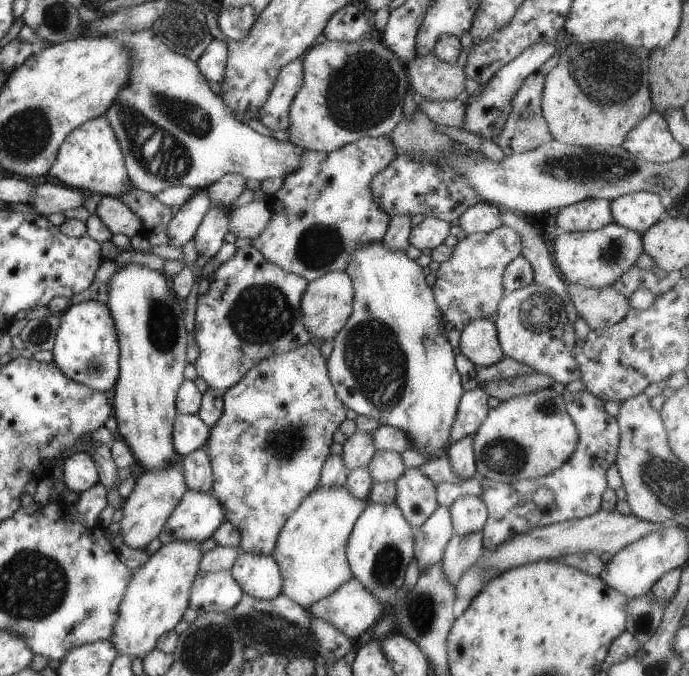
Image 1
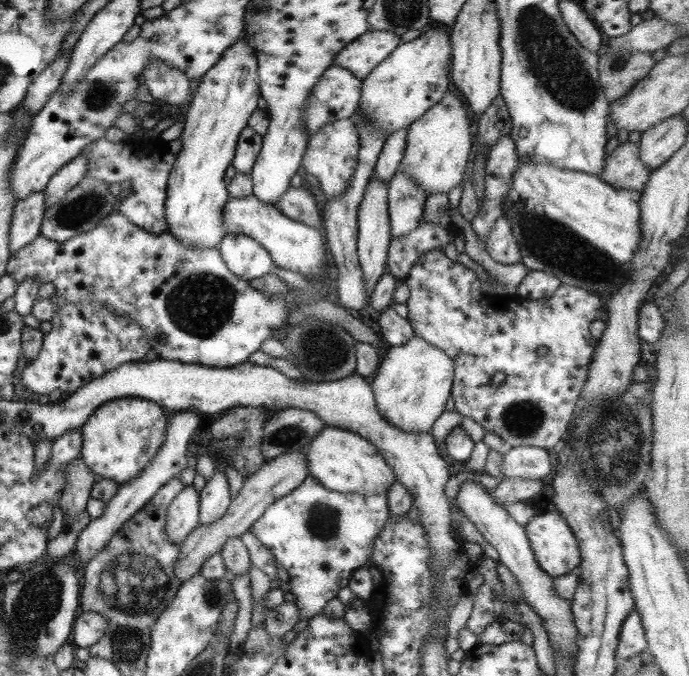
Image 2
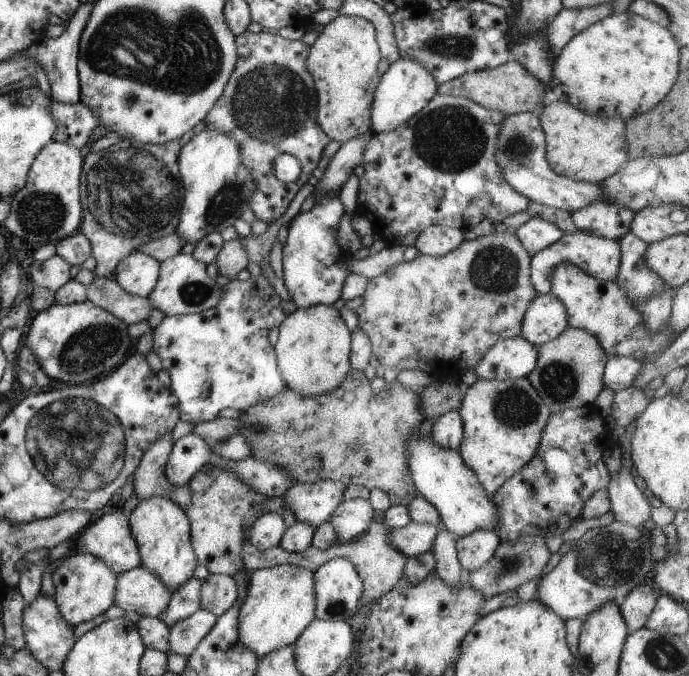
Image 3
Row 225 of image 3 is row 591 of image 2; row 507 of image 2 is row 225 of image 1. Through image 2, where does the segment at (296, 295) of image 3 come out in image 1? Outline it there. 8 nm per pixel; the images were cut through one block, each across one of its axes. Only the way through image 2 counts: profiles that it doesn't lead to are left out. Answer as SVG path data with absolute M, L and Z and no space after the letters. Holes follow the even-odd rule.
M388 135L380 137L364 137L332 152L304 151L300 168L284 177L283 186L271 198L272 218L268 226L251 239L251 245L262 253L262 256L291 272L312 282L330 271L345 271L352 252L370 242L383 240L390 222L388 212L384 212L370 190L370 180L382 172L391 160L394 160L394 144Z

